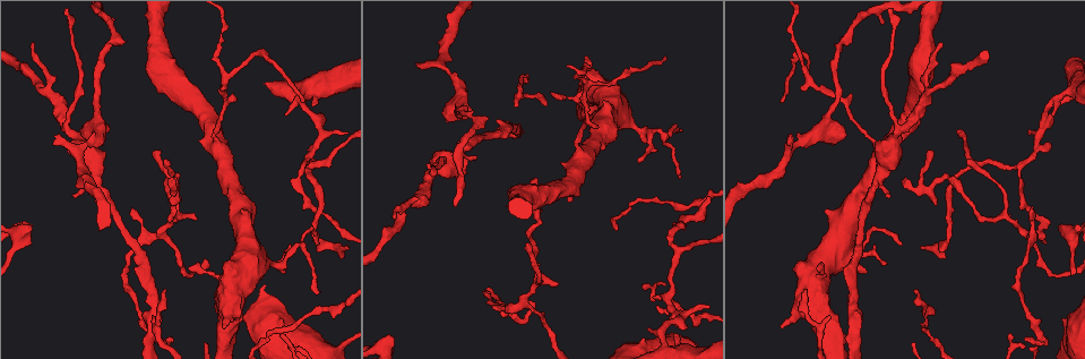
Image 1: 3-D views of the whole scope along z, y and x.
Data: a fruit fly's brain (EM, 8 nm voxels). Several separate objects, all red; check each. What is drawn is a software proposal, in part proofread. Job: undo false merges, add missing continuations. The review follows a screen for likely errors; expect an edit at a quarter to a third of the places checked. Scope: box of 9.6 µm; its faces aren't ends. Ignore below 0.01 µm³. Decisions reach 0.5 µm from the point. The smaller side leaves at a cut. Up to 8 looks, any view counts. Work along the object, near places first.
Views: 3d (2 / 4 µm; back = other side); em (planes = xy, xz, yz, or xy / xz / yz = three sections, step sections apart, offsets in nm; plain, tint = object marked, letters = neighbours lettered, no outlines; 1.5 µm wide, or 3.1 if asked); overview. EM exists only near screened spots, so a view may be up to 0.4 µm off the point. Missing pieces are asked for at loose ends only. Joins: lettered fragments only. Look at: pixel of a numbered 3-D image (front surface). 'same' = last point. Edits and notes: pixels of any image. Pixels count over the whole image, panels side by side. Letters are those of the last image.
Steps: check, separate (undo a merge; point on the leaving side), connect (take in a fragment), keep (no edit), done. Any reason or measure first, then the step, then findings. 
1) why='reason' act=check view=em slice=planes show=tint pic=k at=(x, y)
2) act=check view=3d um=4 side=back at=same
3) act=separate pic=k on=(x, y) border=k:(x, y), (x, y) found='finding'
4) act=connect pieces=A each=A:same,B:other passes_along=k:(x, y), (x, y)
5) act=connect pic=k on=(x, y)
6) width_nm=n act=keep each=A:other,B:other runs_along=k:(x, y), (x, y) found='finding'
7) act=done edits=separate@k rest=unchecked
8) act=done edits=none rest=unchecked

why='branch stops here' act=check view=em slice=planes show=letters pic=1 at=(531, 180)

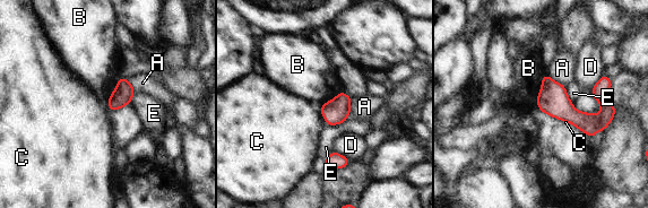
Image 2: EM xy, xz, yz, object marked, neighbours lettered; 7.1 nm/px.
act=keep each=A:other,B:other,C:other,D:other,E:other border=2:(545, 72), (535, 104) found='no lettered fragment goes on from it'

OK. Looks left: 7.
why='side arm on a straight run' act=check view=em slice=xz step=4 show=tint pic=1 at=(410, 204)

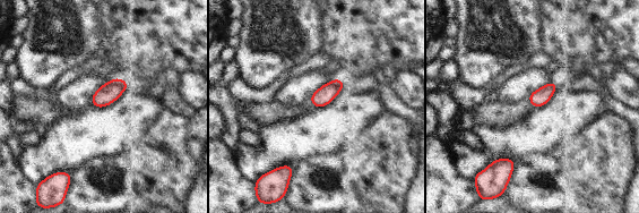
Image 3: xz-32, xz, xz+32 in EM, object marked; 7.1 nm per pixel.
act=check view=em slice=planes show=letters at=same

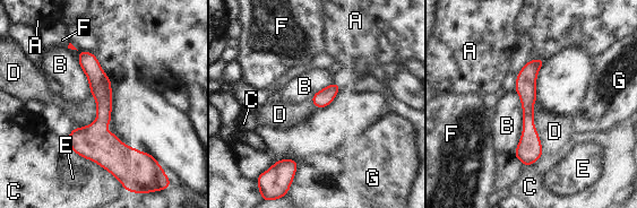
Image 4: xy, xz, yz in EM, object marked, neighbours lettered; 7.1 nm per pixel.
act=keep each=A:other,B:other,C:other,D:other,E:other,F:other,G:other found='one neuron here'

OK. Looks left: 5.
why='an open end' act=check view=em slice=planes show=plain pic=1 at=(300, 99)

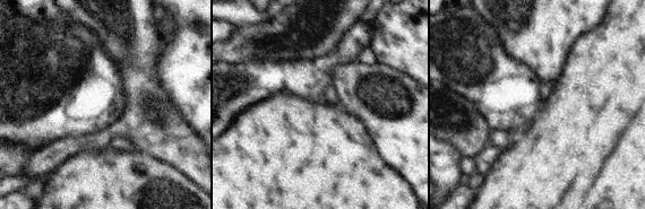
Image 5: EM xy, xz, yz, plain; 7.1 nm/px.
why='what lies round it' act=check view=em slice=planes show=letters at=same

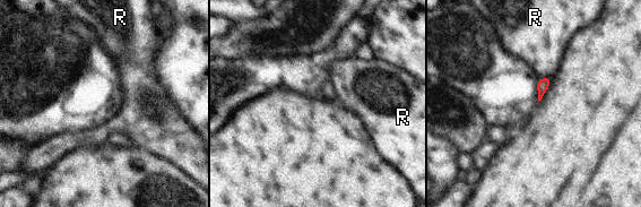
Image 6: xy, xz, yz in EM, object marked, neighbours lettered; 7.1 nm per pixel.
act=keep each=R:other border=6:(552, 76), (538, 79) found='none of them fits'

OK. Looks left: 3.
act=done edits=none rest=unchecked

